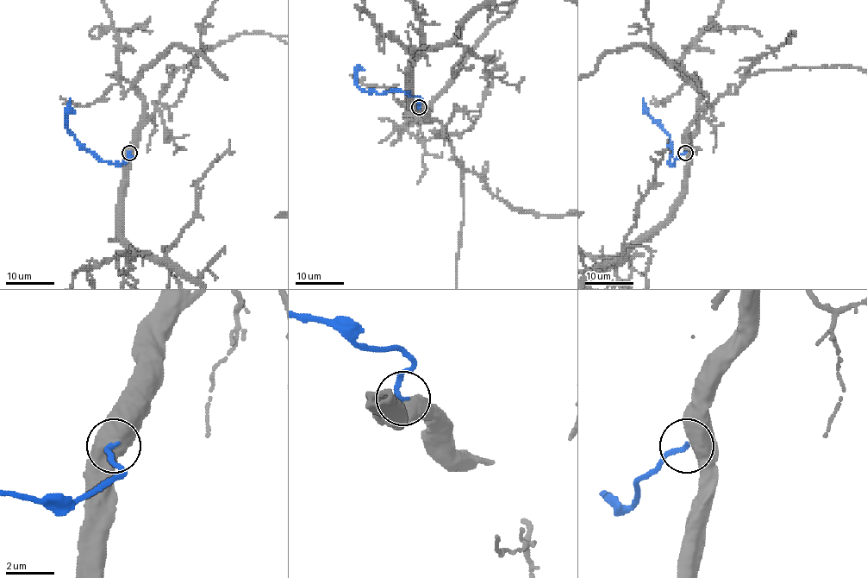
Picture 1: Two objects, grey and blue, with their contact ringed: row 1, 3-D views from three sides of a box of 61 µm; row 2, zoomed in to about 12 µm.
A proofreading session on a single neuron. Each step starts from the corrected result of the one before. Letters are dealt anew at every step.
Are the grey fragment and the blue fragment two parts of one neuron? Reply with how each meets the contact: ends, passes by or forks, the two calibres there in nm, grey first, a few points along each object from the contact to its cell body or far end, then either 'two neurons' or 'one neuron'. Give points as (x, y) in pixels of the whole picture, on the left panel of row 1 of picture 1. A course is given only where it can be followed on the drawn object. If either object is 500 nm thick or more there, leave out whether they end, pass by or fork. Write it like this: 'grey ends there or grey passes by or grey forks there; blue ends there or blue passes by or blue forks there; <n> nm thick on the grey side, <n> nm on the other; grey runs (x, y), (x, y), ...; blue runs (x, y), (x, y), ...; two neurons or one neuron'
750 nm thick on the grey side, 220 nm on the other; blue runs (129, 153), (128, 160), (115, 165), (101, 160), (87, 151), (68, 129), (67, 114), (71, 99); two neurons

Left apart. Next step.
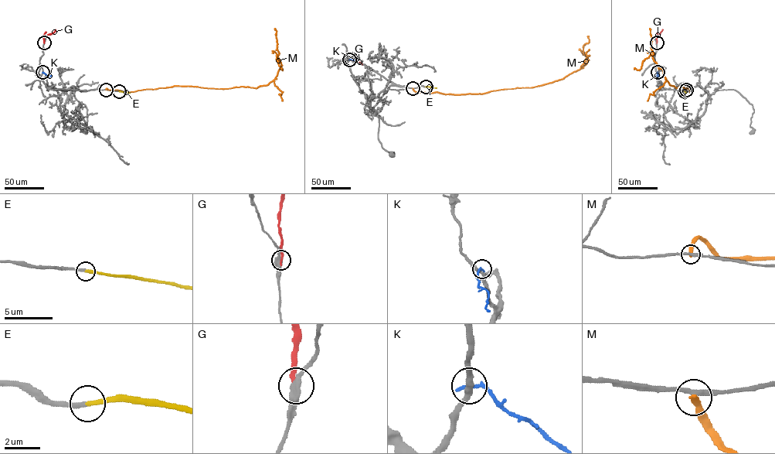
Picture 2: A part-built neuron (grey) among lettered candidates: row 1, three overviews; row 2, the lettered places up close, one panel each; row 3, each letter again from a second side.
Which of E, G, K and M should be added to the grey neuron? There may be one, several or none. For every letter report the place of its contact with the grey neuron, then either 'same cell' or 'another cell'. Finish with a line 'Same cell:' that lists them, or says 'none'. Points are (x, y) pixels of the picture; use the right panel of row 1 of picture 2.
E: (684, 91) | same cell
G: (657, 42) | another cell
K: (657, 72) | another cell
M: (686, 90) | another cell
Same cell: E

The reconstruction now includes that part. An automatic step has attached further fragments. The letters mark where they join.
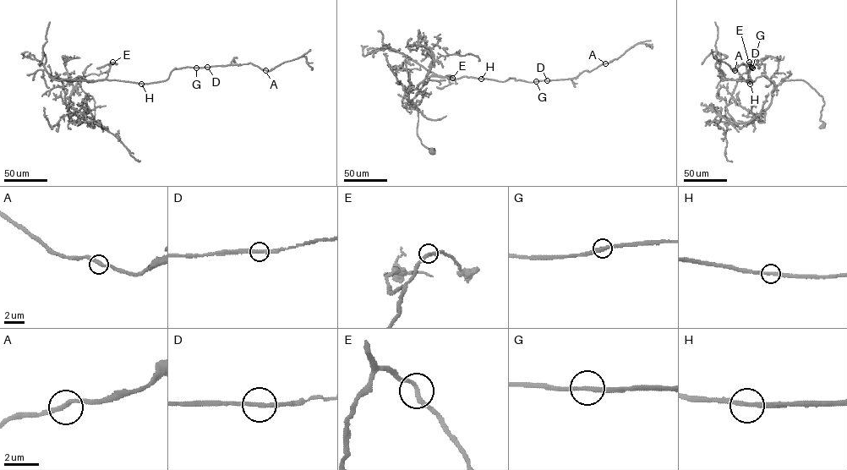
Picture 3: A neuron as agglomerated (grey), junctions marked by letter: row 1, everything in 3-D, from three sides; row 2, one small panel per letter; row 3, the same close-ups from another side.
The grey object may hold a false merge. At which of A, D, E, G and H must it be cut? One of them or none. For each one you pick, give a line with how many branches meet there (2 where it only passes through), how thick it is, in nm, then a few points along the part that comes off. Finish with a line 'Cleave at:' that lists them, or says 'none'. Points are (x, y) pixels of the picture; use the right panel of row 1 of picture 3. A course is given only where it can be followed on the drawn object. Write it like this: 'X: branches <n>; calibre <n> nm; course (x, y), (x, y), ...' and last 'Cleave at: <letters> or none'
Cleave at: none

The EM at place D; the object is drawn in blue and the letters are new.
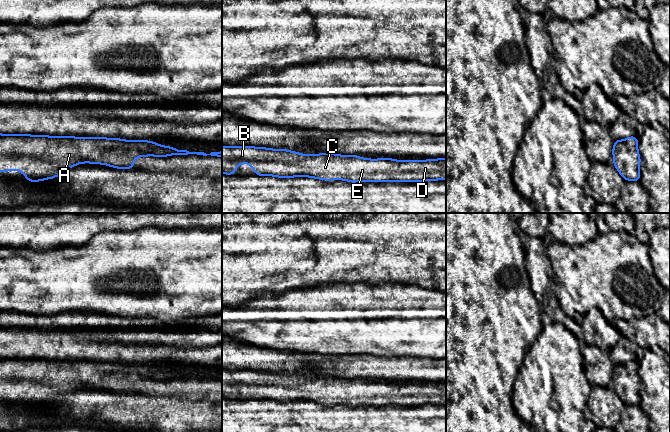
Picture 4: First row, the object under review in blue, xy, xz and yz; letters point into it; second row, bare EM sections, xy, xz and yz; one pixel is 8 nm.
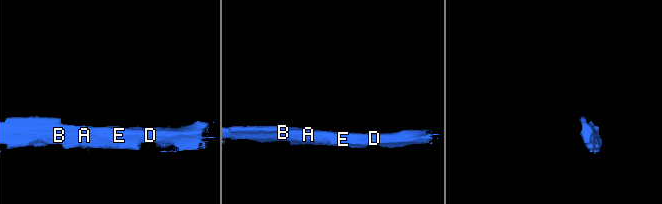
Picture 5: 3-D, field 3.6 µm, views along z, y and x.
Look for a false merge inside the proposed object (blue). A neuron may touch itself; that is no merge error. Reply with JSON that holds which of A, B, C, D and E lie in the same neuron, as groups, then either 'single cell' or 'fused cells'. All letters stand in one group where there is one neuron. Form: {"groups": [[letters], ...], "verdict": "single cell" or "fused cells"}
{"groups": [["A", "B", "C", "D", "E"]], "verdict": "single cell"}

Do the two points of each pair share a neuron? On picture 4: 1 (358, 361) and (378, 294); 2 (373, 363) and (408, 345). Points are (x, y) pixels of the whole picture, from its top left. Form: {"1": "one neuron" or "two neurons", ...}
{"1": "two neurons", "2": "two neurons"}

